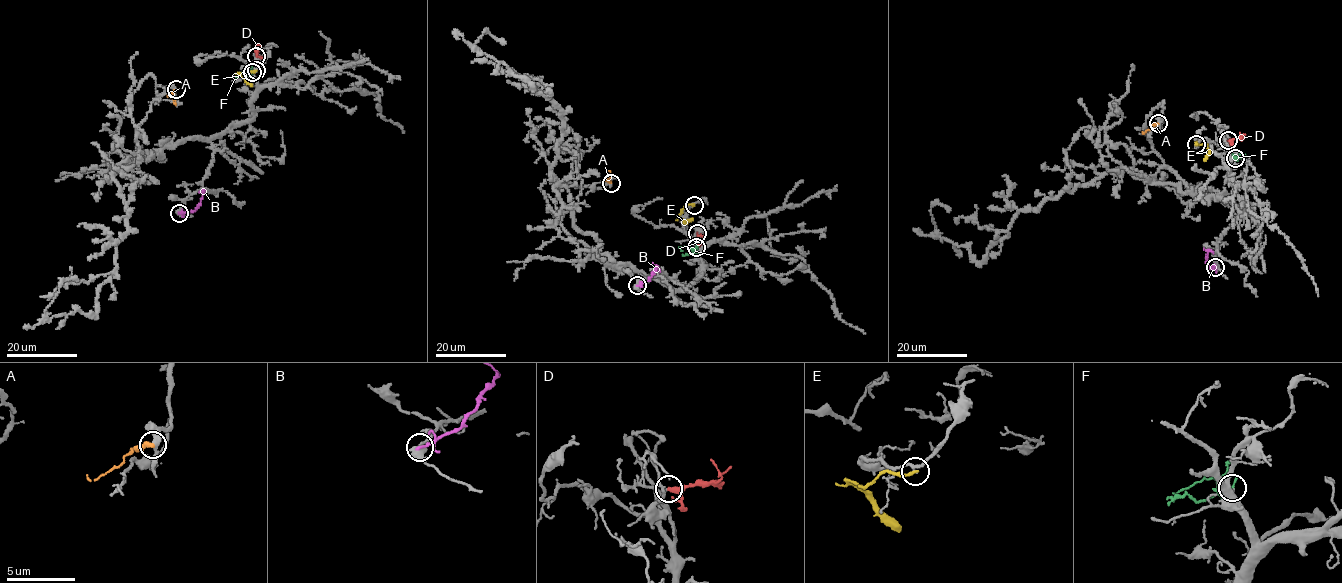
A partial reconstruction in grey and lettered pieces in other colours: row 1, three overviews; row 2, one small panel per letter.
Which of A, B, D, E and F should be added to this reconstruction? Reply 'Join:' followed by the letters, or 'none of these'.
Join: D, F

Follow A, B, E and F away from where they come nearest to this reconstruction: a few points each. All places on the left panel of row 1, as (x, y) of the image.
A: (176, 89), (170, 94), (174, 103)
B: (178, 213), (196, 209), (203, 188), (204, 191)
E: (256, 71), (239, 74), (252, 86)
F: (252, 73), (249, 73), (247, 70), (237, 74)

